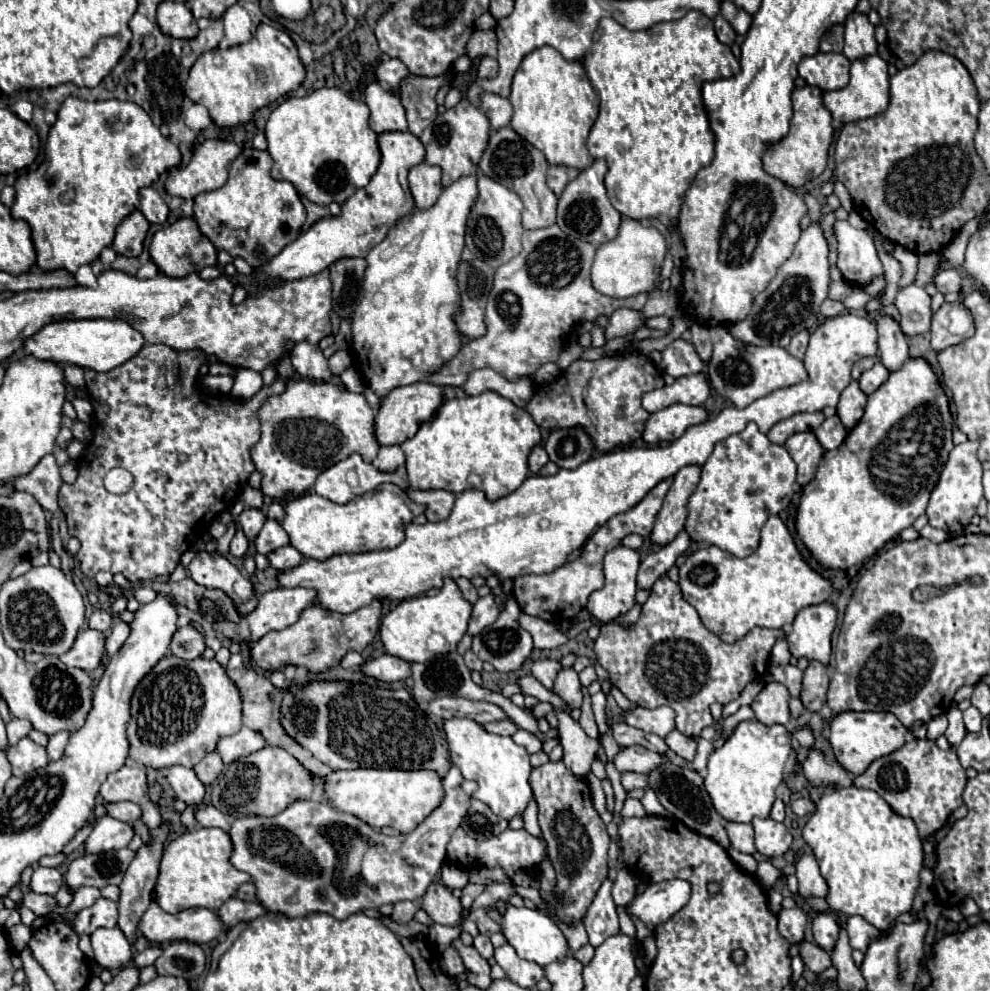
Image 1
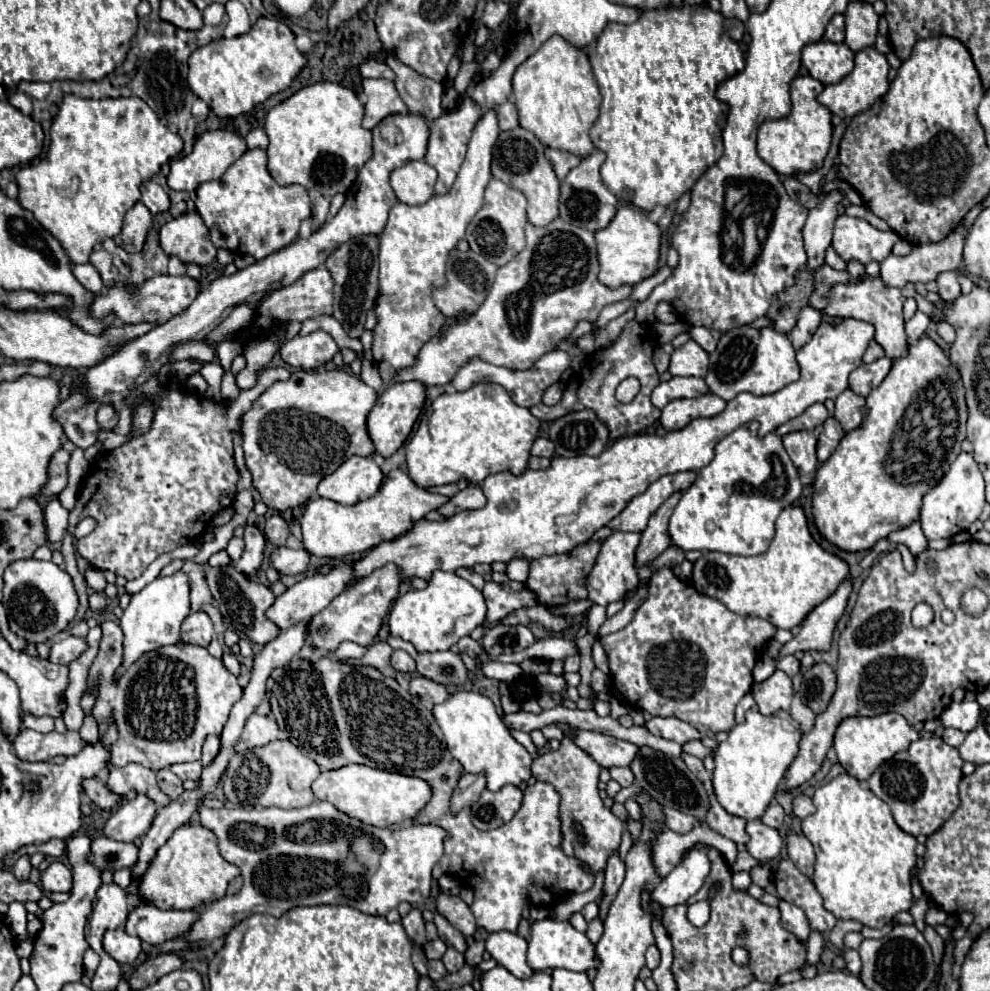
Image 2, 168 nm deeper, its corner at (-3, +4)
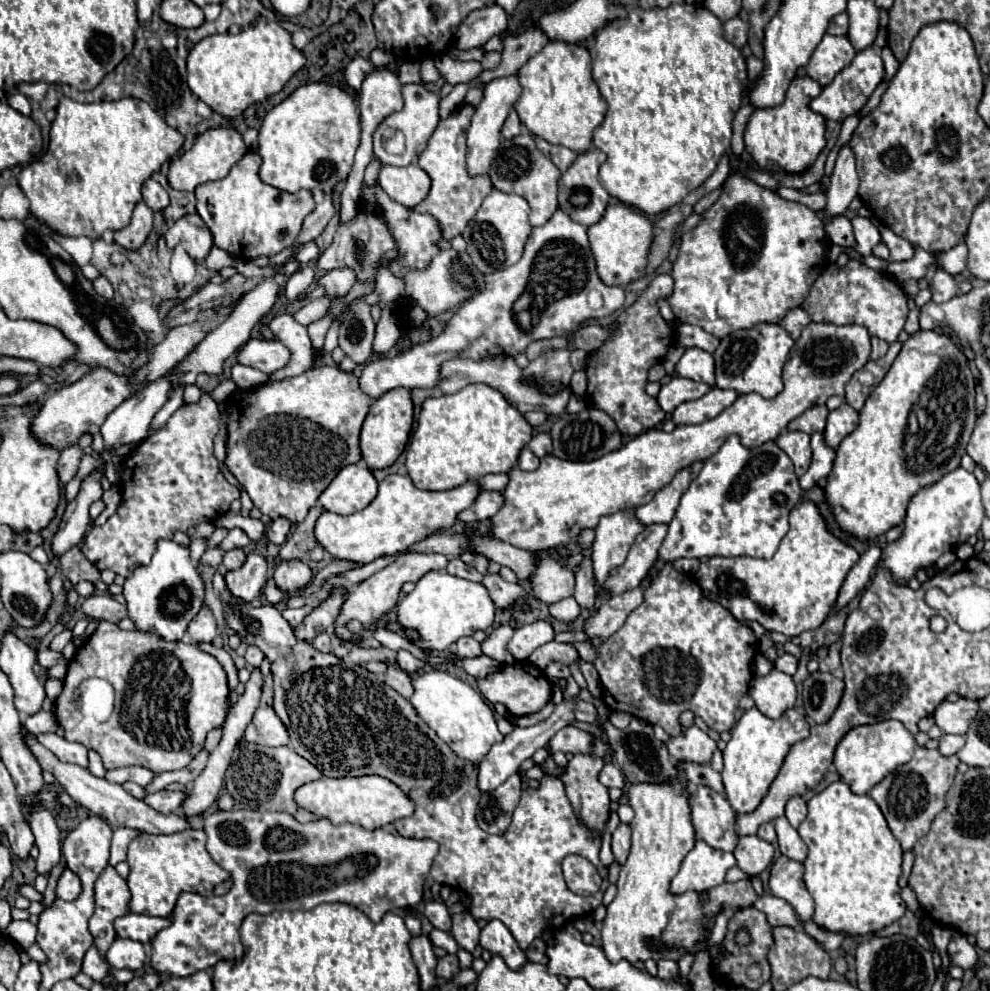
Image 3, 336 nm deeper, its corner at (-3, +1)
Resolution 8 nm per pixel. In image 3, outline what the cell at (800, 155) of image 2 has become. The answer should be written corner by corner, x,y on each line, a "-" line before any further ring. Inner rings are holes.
798,76
790,82
786,90
786,100
772,108
758,108
750,116
746,130
744,130
744,144
746,152
752,156
756,166
768,172
804,172
814,164
818,158
818,152
826,146
826,126
824,118
810,110
810,96
808,94
820,94
822,86
812,80
810,76

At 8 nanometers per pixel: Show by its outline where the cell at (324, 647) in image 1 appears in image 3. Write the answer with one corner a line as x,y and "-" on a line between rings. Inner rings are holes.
404,552
400,554
392,564
388,564
386,568
382,568
380,572
372,574
368,580
360,582
356,588
352,588
346,596
346,602
340,610
338,622
336,622
336,634
344,640
356,640
352,638
352,634
346,630
346,622
350,620
358,620
362,622
366,628
370,628
374,622
378,622
390,608
396,606
398,602
398,594
404,582
418,582
428,570
442,570
446,568
446,556
444,554
420,554
420,552

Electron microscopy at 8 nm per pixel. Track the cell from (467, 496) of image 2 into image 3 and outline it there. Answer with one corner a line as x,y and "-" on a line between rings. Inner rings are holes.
482,492
478,496
478,500
466,508
458,518
466,524
470,522
480,522
480,520
488,520
492,518
500,508
504,506
504,496
502,492

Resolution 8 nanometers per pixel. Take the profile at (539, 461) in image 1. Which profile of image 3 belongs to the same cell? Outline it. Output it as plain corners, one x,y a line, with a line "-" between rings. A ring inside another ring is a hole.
538,432
538,434
532,436
532,440
528,442
528,448
530,448
538,458
542,458
542,456
546,456
546,454
552,454
552,438
550,438
550,434

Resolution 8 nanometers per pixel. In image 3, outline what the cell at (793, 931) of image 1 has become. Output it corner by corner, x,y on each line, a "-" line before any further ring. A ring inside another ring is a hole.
764,894
754,902
754,908
766,914
770,926
782,924
782,926
790,926
790,928
800,928
800,920
798,920
794,908
782,898
776,898
772,894

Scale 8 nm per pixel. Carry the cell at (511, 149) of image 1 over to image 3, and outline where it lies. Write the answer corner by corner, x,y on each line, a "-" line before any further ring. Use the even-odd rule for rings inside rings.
528,132
510,138
510,140
502,140
498,154
490,166
490,178
494,188
502,190
502,192
514,192
522,198
526,198
526,202
530,204
532,212
530,212
530,224
532,226
542,226
550,220
550,216
558,210
558,178
560,178
560,170
552,164
550,158
546,158
534,144
532,136

